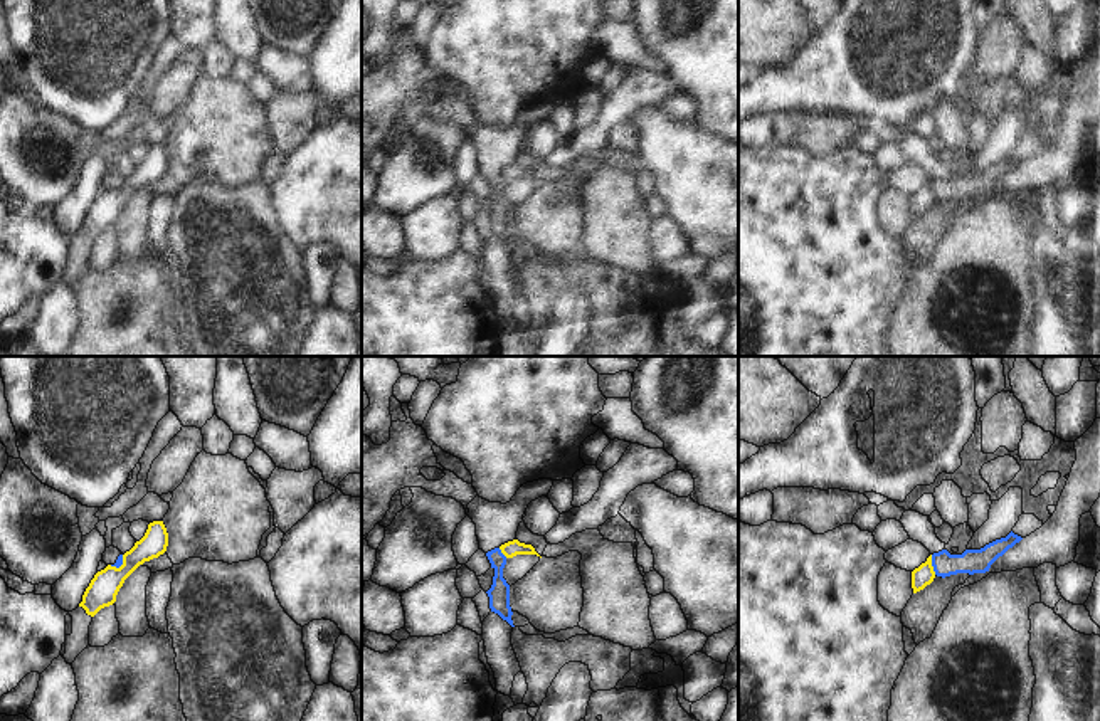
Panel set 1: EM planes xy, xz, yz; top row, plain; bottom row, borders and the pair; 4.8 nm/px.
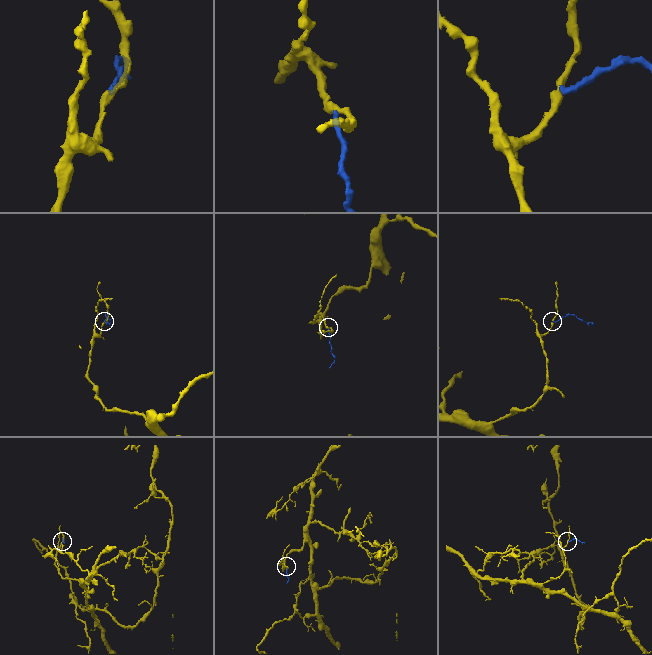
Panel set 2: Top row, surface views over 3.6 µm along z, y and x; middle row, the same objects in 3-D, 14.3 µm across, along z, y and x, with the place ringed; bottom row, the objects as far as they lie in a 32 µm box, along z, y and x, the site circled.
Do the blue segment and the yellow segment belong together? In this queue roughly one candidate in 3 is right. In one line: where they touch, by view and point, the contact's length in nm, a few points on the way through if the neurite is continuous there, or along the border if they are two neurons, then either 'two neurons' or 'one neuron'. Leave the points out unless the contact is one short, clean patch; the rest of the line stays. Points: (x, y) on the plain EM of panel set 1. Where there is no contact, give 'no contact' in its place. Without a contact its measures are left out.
meets blue in yz at (932, 189); contact 100 nm long; border along yz (930, 178), (930, 189), (936, 197); two neurons

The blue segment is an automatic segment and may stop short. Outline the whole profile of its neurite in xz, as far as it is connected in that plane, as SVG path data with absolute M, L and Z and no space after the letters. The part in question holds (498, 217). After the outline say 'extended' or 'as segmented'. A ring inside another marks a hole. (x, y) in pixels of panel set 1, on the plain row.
M538 103L523 108L506 128L489 126L479 119L468 128L468 139L476 148L479 173L486 176L494 193L493 208L486 215L489 220L489 232L511 250L515 249L511 244L510 208L503 202L506 180L501 176L500 170L516 163L516 155L528 128L542 119L548 119L552 109L552 103Z; extended

